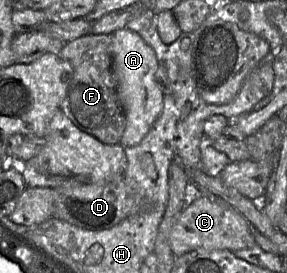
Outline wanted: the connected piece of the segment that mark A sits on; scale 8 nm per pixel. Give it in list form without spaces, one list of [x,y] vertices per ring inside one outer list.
[[[123,28],[112,34],[112,71],[126,117],[120,141],[123,147],[140,144],[162,113],[164,94],[156,81],[158,65],[154,50],[136,32]]]

